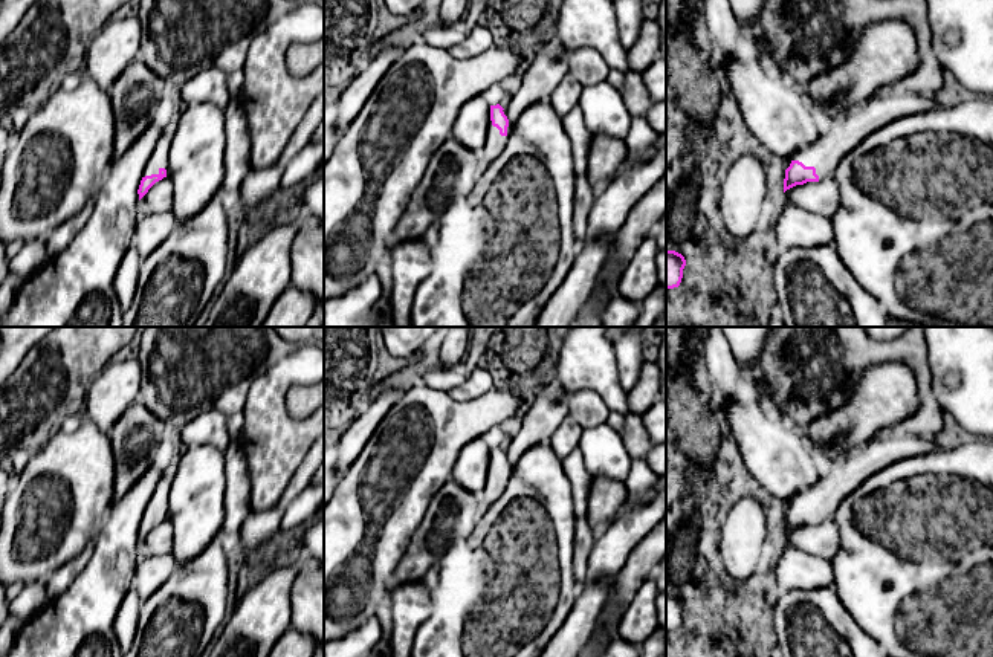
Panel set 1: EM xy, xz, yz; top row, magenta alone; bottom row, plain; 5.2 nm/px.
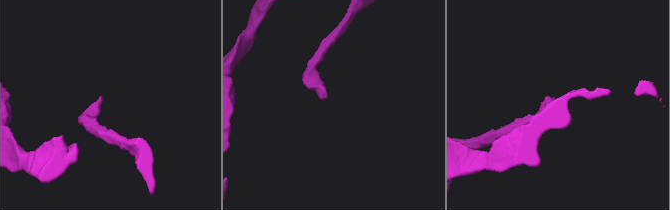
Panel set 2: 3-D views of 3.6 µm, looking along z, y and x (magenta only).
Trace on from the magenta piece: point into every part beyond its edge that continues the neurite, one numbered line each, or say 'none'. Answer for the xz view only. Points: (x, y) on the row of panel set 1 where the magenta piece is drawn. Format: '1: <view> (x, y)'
1: xz (495, 144)

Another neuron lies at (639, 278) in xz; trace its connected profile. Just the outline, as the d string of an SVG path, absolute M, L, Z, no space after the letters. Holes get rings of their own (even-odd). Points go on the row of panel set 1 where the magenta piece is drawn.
M651 235L640 243L617 283L619 296L642 303L658 286L658 252L658 244Z

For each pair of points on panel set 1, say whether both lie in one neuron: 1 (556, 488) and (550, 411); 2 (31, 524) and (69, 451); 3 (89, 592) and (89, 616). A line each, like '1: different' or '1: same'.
1: different
2: same
3: same

